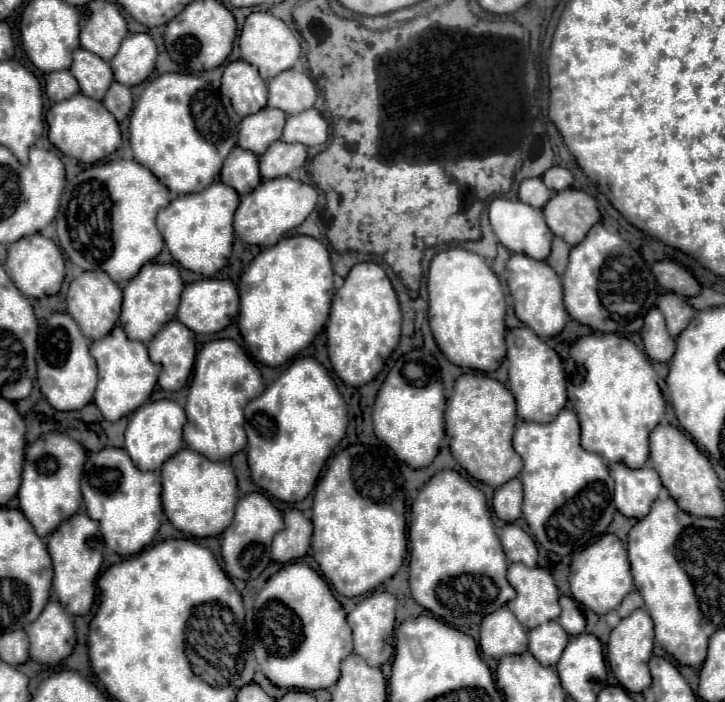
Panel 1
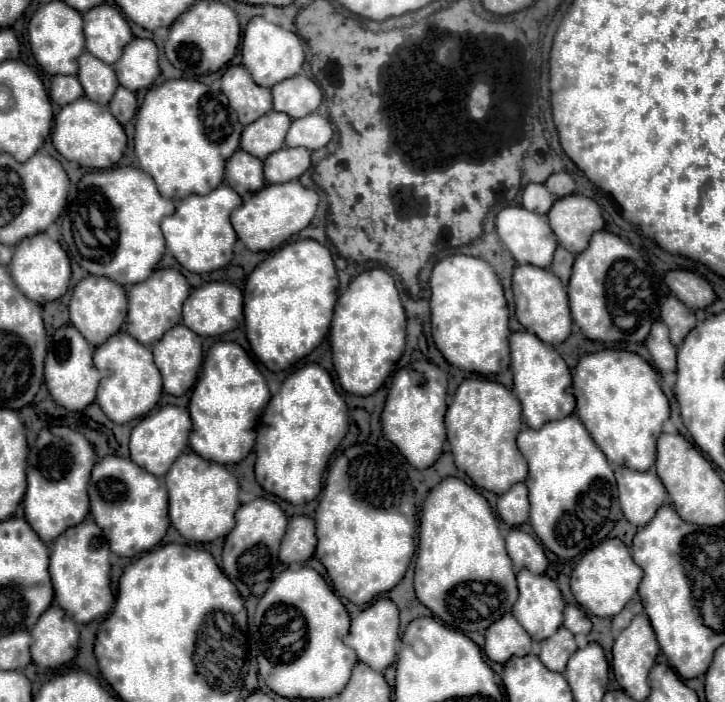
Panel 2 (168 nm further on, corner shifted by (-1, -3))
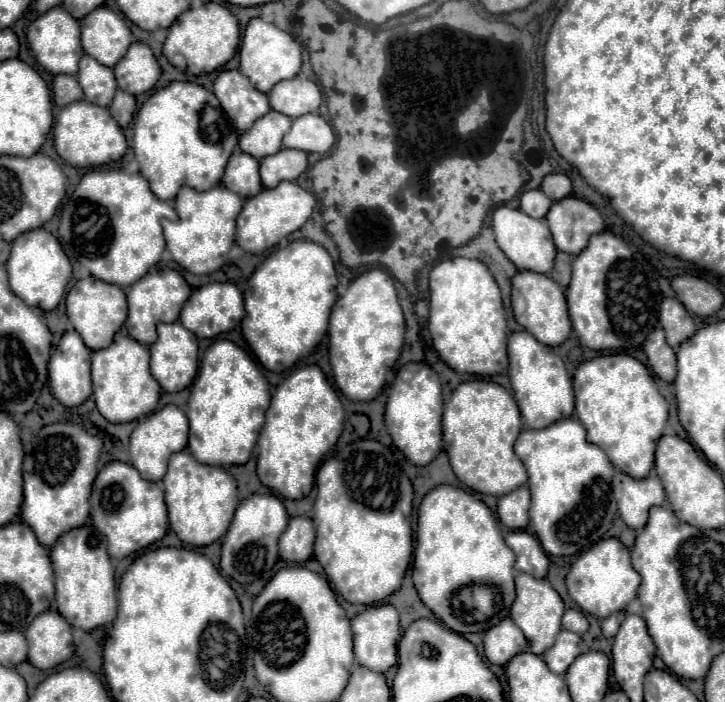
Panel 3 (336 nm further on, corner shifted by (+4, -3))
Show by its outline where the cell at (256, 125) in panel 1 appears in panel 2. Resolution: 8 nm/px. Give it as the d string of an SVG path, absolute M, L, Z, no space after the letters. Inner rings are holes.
M269 111L267 115L263 115L261 119L253 121L251 125L247 125L241 133L241 149L265 159L269 157L273 151L283 147L285 141L285 133L291 125L289 115L281 115L277 111Z

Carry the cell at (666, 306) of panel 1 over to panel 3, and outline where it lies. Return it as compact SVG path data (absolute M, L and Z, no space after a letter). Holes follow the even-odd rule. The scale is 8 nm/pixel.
M674 297L662 301L662 305L660 305L660 325L666 331L666 339L674 349L678 349L680 343L684 343L684 339L690 339L696 331L694 317Z

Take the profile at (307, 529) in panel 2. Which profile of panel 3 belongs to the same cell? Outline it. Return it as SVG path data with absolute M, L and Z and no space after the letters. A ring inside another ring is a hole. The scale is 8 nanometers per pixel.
M292 517L280 537L280 557L288 563L304 563L312 557L314 523L308 517Z

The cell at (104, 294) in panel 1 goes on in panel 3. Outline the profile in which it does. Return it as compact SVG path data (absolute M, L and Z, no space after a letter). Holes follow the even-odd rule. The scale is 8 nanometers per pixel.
M86 277L86 279L80 279L70 289L70 293L66 297L66 311L68 311L68 317L74 325L74 329L84 339L86 347L96 351L96 349L104 349L104 347L108 347L108 343L112 343L114 333L124 325L128 307L126 307L126 295L118 285L104 283L102 279L96 279L96 277Z

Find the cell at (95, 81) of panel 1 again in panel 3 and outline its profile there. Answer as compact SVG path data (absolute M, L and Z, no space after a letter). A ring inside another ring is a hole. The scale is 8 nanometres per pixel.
M84 55L80 59L78 83L84 91L84 99L88 103L96 103L96 105L102 105L102 107L112 103L112 97L118 89L116 79L114 79L114 71L106 65L100 65L90 55Z

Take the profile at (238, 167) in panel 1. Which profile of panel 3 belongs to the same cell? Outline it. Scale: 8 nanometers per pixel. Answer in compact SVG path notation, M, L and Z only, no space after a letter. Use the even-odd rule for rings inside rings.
M242 151L232 153L222 177L222 185L244 199L260 193L262 181L258 175L258 161L252 159L252 155L244 155Z

